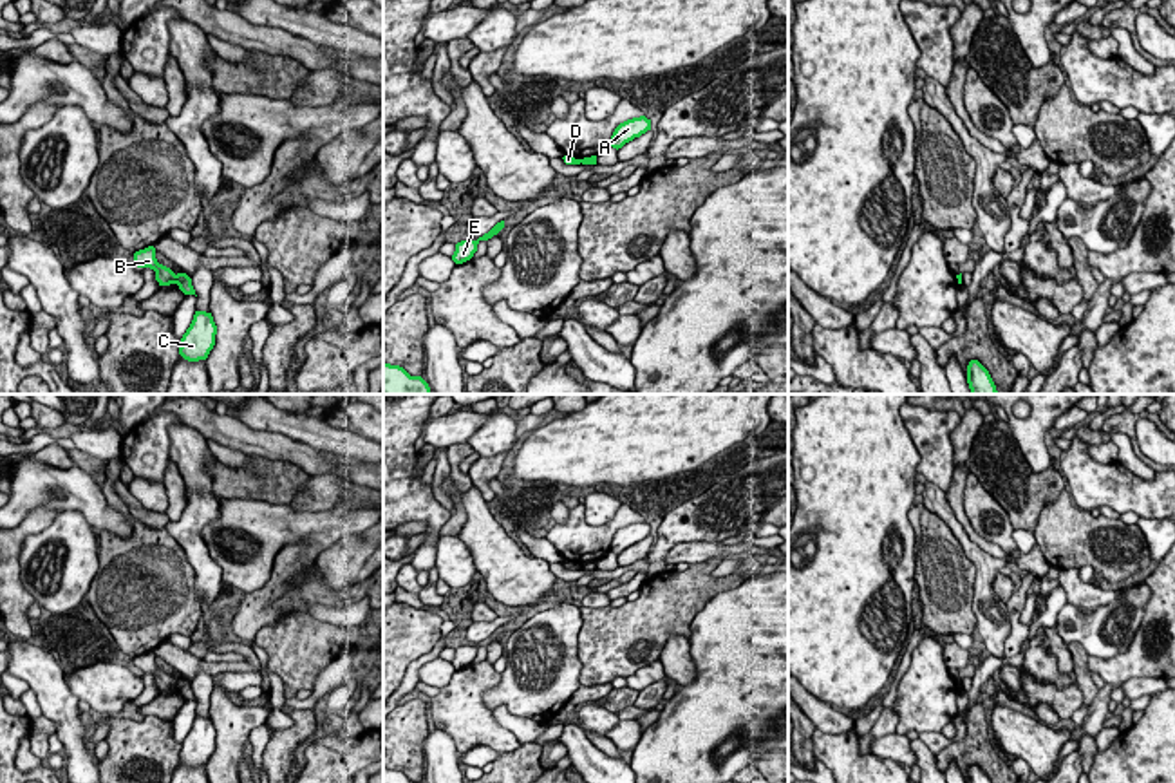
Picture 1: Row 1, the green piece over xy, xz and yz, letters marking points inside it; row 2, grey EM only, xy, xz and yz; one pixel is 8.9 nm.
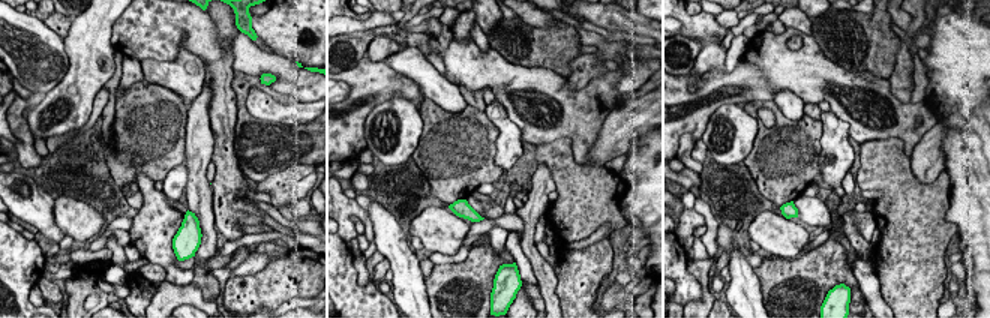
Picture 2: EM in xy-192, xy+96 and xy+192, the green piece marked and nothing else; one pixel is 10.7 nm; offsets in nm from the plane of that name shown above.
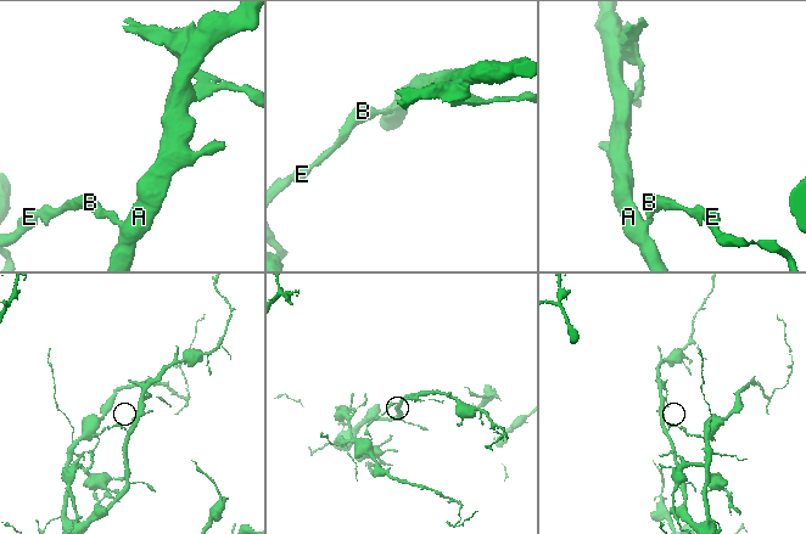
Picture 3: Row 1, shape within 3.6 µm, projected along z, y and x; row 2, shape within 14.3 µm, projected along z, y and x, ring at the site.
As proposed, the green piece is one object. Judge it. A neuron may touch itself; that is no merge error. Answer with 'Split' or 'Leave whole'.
Split

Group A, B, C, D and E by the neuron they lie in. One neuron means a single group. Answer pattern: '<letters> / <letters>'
A C / B D E

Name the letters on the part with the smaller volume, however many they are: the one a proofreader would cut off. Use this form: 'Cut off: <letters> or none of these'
Cut off: B, D, E

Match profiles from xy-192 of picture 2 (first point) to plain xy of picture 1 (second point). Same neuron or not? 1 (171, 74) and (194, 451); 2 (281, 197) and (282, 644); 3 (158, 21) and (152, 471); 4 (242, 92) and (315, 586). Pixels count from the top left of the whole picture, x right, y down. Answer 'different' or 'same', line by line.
1: same
2: same
3: same
4: same

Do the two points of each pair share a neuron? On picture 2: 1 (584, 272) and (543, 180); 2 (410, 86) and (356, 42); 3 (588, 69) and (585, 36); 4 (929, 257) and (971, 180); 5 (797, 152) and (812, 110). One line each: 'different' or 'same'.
1: different
2: different
3: different
4: different
5: different

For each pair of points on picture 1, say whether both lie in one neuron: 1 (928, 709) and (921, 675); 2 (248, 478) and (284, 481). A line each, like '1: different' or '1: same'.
1: same
2: same

